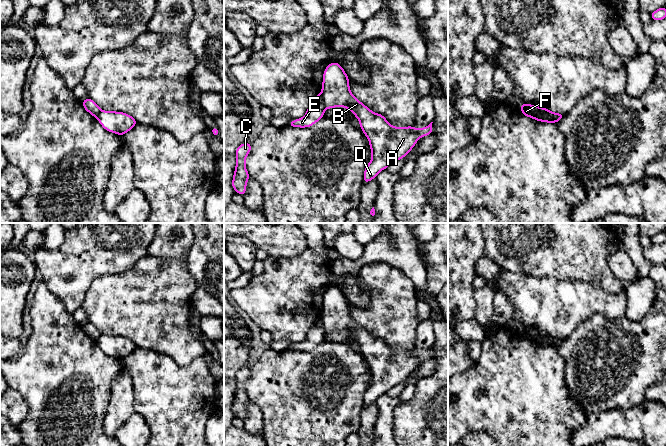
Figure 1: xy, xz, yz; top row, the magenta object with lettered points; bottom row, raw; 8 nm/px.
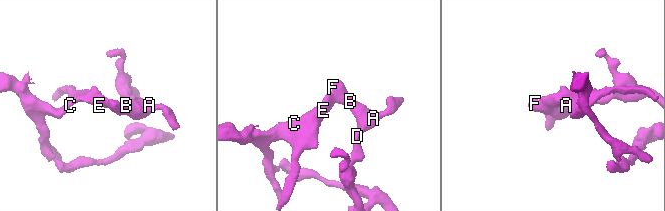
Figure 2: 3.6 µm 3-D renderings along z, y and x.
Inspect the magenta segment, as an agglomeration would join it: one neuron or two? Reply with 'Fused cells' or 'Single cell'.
Fused cells

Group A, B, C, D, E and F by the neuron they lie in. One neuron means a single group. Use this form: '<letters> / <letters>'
A B D F / C E

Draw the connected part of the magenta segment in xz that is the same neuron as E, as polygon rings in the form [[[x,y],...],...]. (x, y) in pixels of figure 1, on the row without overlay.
[[[319,318],[310,327],[306,339],[300,343],[291,345],[288,351],[310,351],[324,340],[325,333],[323,320]]]

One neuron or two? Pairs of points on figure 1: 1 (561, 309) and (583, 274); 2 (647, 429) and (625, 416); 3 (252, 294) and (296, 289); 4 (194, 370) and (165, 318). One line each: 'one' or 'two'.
1: two
2: one
3: one
4: two

